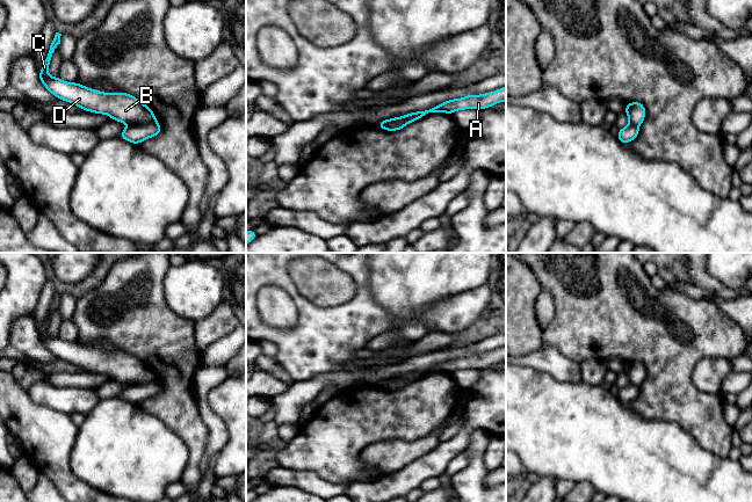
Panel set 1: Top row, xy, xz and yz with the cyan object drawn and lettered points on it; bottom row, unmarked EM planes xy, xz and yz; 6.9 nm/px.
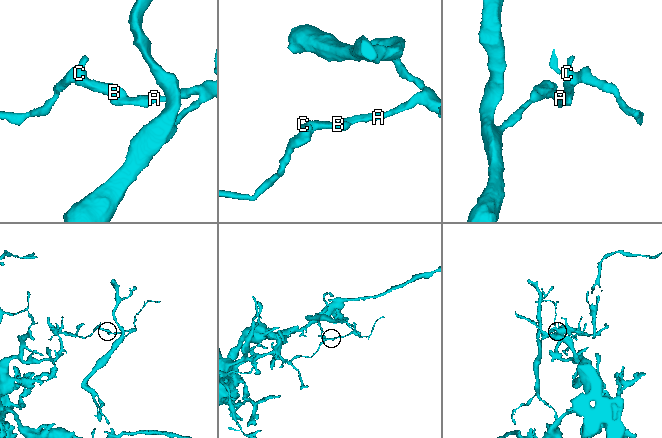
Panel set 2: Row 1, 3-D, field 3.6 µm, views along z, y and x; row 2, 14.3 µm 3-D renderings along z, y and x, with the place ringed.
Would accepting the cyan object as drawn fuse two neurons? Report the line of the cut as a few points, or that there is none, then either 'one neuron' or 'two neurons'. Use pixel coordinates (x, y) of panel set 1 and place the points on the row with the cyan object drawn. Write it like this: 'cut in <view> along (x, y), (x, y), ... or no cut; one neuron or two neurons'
cut in xy along (154, 119), (147, 123), (129, 125); two neurons

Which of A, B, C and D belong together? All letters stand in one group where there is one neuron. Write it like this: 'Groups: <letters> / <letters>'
Groups: A / B C D

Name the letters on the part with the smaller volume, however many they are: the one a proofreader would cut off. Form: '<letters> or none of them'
A

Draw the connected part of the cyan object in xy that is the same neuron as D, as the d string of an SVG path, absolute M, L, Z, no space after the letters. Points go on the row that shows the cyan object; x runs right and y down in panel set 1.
M56 32L50 50L39 71L39 81L57 97L70 102L84 111L108 115L111 119L129 125L154 122L156 114L140 100L123 92L104 93L88 88L78 82L67 82L49 75L49 65L56 48L60 44L62 34Z

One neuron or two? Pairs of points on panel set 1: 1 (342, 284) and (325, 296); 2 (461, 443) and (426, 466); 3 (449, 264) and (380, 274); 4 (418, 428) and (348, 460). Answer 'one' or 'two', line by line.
1: one
2: one
3: one
4: one

